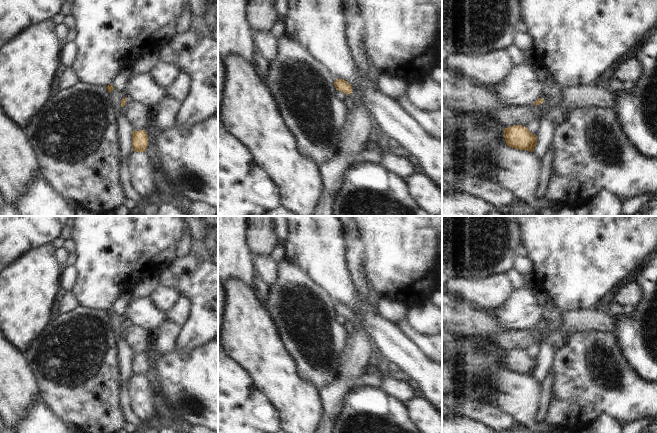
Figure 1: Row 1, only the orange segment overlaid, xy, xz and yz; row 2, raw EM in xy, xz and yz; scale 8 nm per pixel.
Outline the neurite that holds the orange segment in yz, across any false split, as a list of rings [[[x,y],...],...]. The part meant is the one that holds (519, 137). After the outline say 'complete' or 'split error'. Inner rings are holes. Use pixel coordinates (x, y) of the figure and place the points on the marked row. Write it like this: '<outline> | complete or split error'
[[[522,125],[504,128],[504,138],[509,147],[530,152],[533,152],[538,139],[537,135],[533,135]]] | complete

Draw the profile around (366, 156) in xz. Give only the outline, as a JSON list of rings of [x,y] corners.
[[[363,150],[359,155],[359,161],[379,164],[380,163],[380,154],[381,154],[381,152],[379,150],[374,150],[374,151]]]

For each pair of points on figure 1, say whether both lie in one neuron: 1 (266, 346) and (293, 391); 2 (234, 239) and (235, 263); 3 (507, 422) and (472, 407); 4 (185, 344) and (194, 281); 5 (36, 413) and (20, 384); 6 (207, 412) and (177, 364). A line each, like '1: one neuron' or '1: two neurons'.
1: one neuron
2: one neuron
3: one neuron
4: one neuron
5: two neurons
6: one neuron

